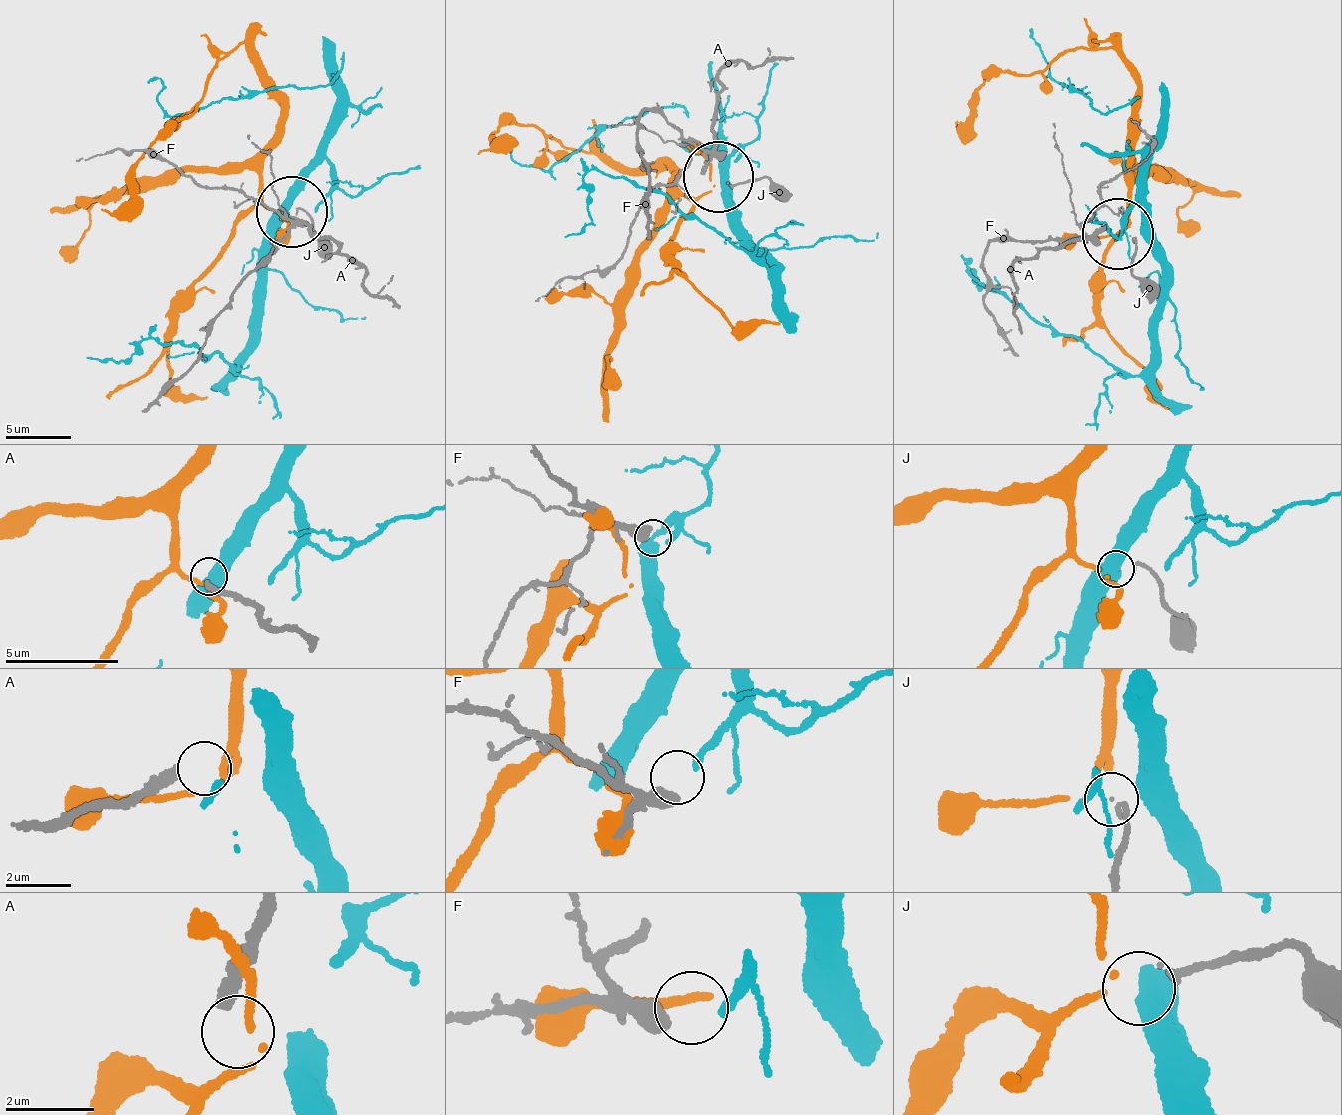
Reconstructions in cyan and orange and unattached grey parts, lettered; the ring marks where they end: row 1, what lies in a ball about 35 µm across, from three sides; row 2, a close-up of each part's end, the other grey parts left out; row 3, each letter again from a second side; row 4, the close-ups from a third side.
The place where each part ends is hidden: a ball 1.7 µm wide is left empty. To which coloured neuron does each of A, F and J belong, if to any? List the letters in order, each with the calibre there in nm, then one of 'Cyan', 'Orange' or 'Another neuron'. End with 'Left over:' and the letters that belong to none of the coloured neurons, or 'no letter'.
A: Thickness 260 nm. Another neuron
F: Thickness 480 nm. Cyan
J: Thickness 140 nm. Orange
Left over: A

